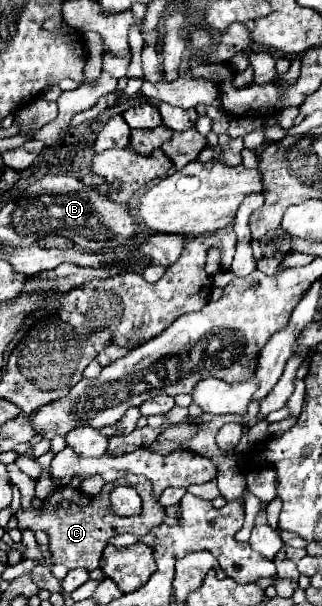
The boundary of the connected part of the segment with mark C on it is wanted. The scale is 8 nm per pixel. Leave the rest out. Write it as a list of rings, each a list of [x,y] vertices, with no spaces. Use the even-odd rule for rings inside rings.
[[[136,474],[120,478],[120,483],[117,481],[104,484],[100,494],[96,494],[96,496],[86,496],[78,488],[58,484],[54,488],[54,492],[46,500],[42,500],[40,508],[30,506],[30,508],[20,508],[16,512],[18,530],[32,530],[32,532],[42,530],[50,536],[50,554],[52,554],[50,560],[52,560],[52,564],[64,564],[66,568],[86,568],[88,572],[98,568],[102,550],[106,548],[110,538],[120,536],[124,532],[144,536],[152,528],[162,524],[164,516],[166,516],[164,506],[154,496],[150,480],[146,480],[146,476],[136,476]],[[115,484],[116,486],[118,484],[128,484],[132,488],[136,488],[136,492],[142,498],[142,514],[138,514],[134,518],[118,518],[110,510],[108,497]]]

